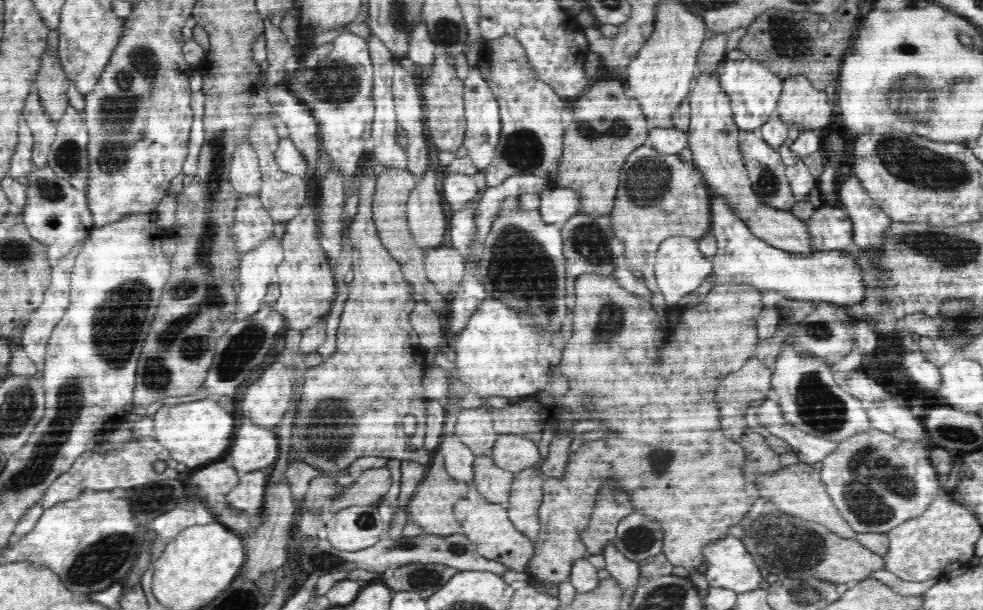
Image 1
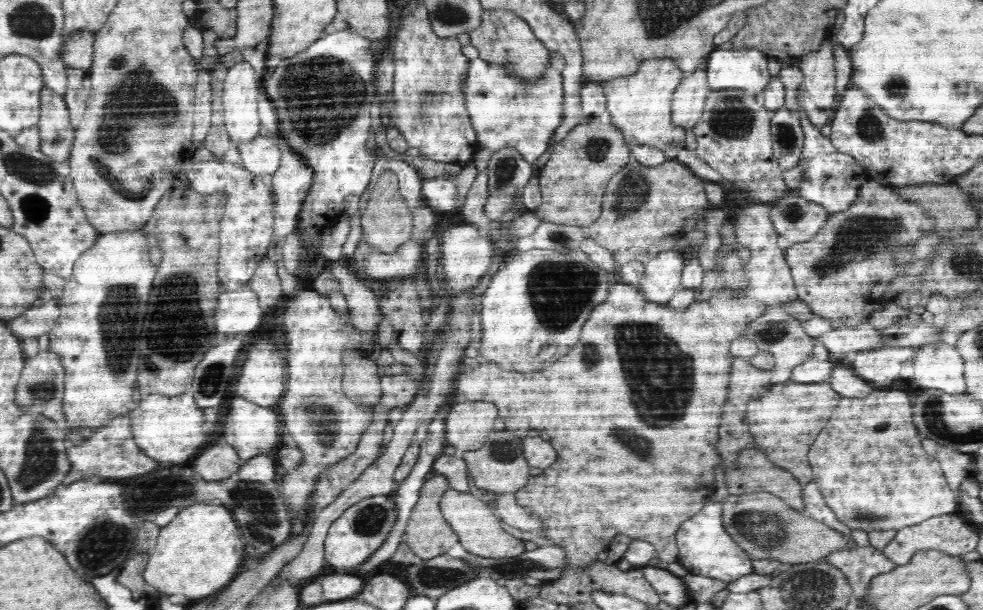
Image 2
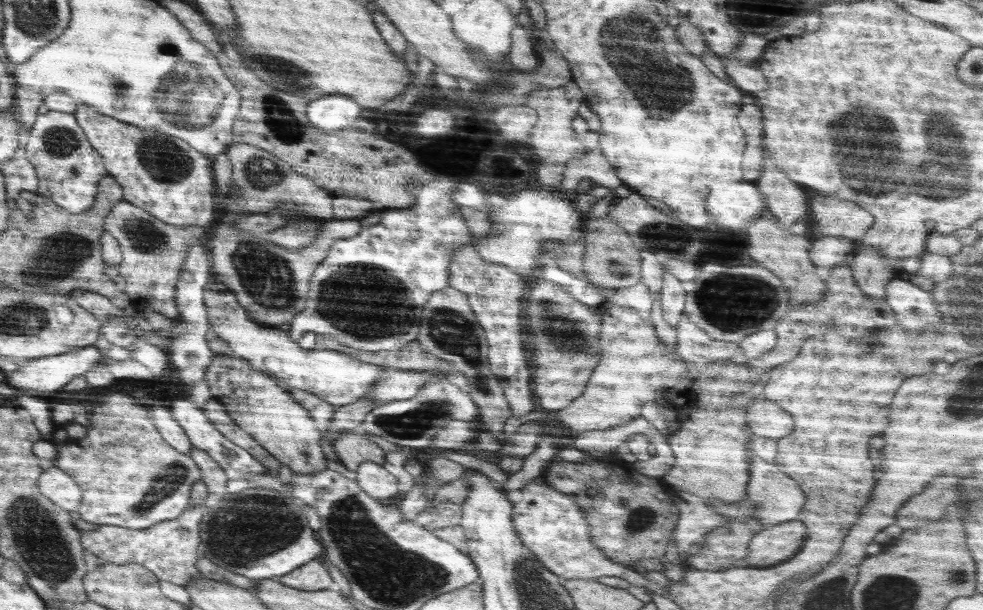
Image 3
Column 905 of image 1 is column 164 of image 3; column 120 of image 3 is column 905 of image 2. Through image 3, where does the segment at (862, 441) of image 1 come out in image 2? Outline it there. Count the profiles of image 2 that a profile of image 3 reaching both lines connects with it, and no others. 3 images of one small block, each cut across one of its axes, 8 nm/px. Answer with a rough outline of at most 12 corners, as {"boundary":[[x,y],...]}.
{"boundary":[[910,396],[842,398],[809,448],[840,523],[961,511]]}

